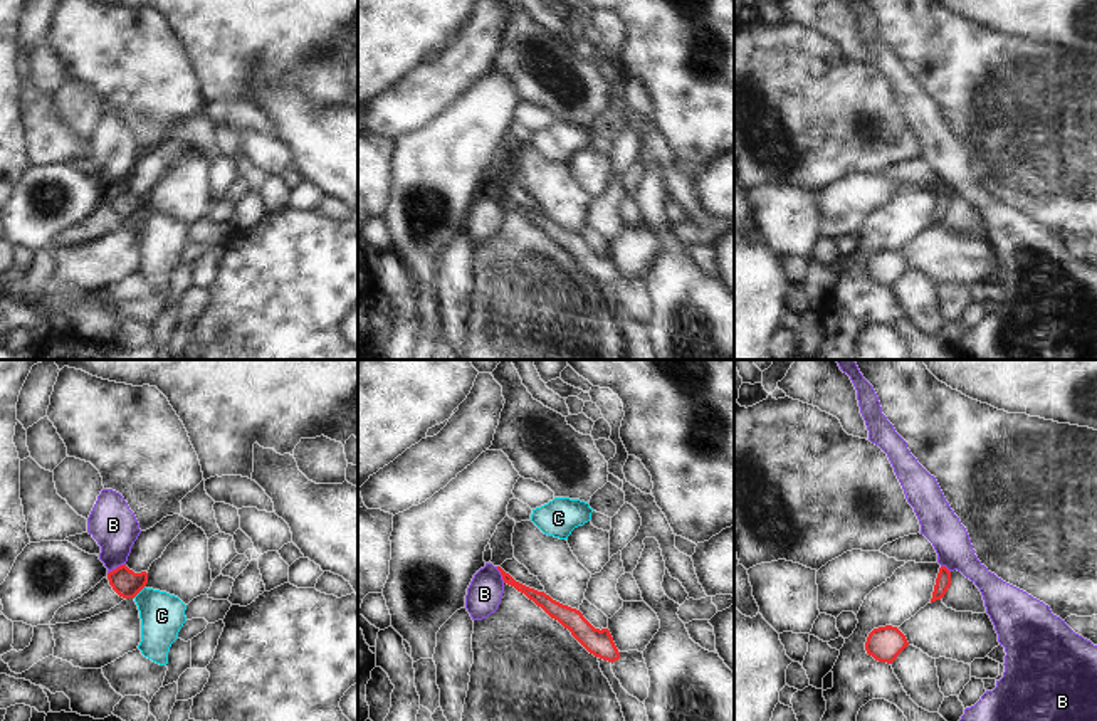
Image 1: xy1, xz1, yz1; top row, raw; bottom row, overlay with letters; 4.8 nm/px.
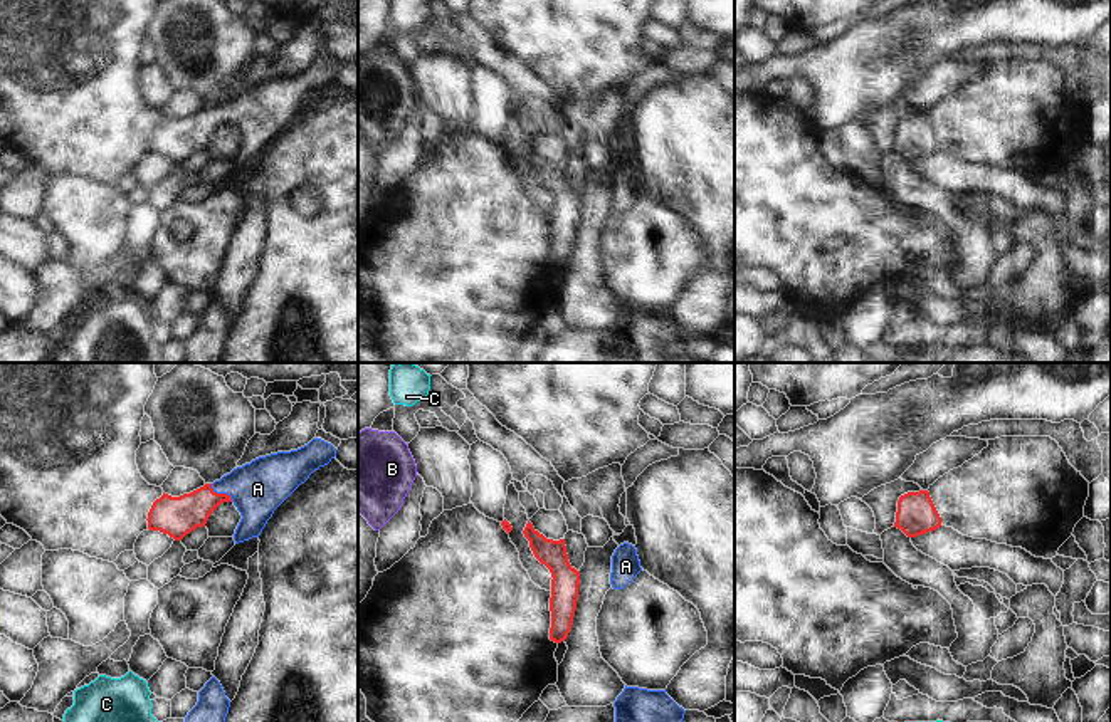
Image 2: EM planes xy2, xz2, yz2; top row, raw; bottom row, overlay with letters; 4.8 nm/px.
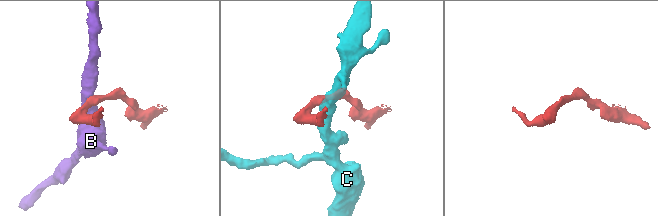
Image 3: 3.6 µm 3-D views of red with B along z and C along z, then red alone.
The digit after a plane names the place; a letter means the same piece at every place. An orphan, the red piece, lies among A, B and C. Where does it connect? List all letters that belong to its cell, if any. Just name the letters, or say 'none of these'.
A

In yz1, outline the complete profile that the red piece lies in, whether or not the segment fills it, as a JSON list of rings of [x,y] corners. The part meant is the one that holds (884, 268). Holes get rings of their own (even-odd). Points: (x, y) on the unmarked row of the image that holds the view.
[[[892,249],[874,252],[865,266],[865,274],[879,286],[892,287],[909,269],[905,259]]]

